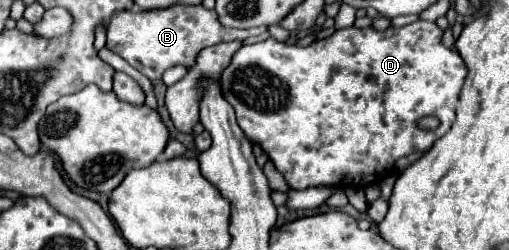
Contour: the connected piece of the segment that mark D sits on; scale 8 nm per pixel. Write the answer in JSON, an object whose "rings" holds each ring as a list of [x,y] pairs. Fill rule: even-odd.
{"rings":[[[416,20],[402,28],[390,26],[384,32],[372,26],[350,26],[306,48],[268,38],[242,46],[234,54],[220,78],[220,88],[224,98],[234,106],[244,134],[262,146],[290,188],[368,186],[388,174],[398,158],[428,150],[454,122],[458,94],[466,78],[466,64],[458,52],[442,46],[442,34],[434,22]],[[424,116],[436,116],[440,126],[434,132],[420,130],[416,122]]]}

